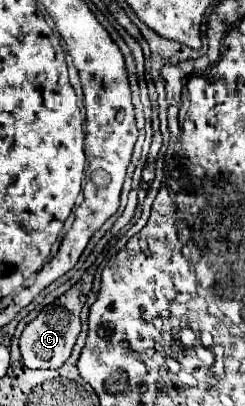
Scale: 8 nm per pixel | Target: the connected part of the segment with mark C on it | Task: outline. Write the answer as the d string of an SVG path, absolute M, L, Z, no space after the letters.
M92 265L86 269L82 279L70 287L62 297L58 297L52 305L44 307L36 319L32 319L20 337L20 353L22 353L22 363L28 369L60 369L64 361L70 357L72 347L76 343L76 337L80 333L80 309L84 307L88 293L92 289L92 279L94 279L96 267Z

